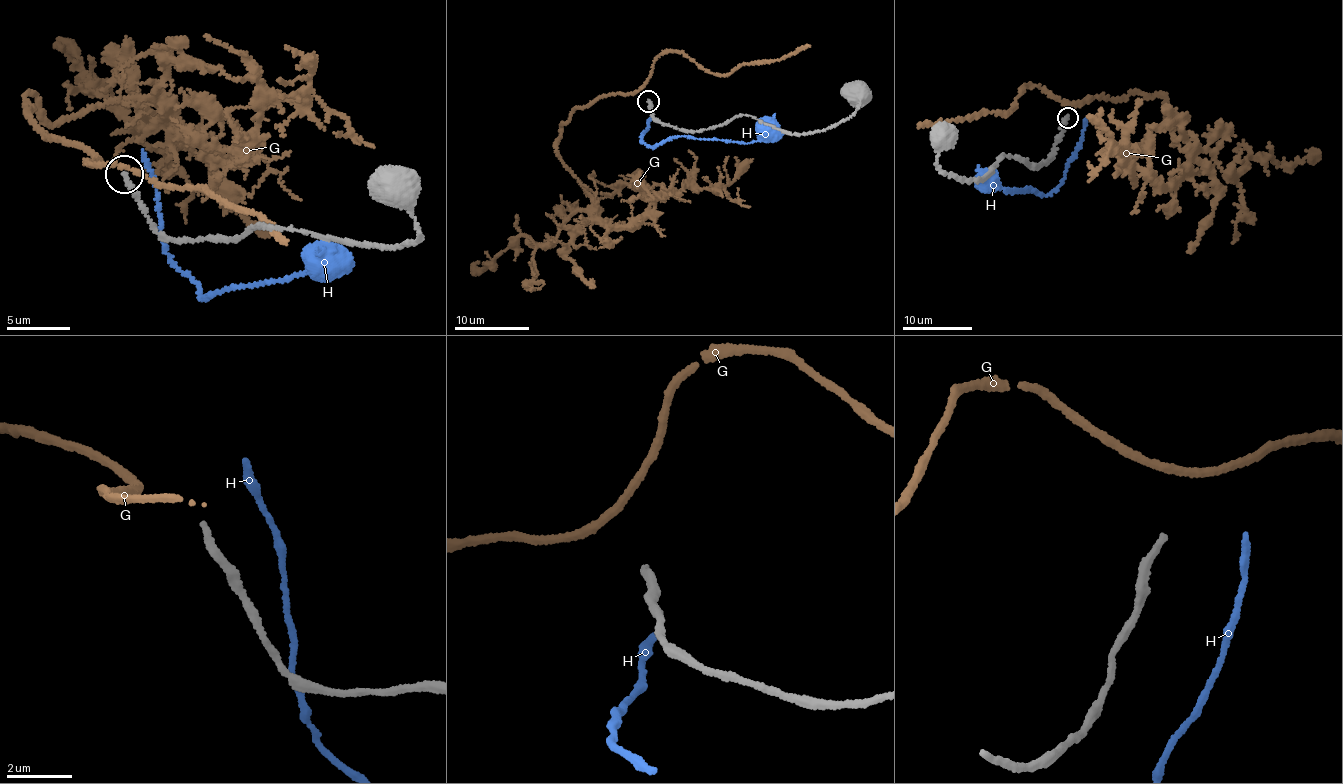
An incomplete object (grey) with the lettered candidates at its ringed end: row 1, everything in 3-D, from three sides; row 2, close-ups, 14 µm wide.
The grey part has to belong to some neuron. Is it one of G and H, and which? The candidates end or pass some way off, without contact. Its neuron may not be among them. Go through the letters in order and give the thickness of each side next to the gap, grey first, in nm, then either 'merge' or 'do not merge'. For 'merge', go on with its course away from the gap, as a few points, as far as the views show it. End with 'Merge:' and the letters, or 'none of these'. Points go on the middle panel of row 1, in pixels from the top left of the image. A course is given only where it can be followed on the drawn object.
G: calibres 200 and 240 nm; do not merge
H: calibres 200 and 280 nm; do not merge
Merge: none of these

